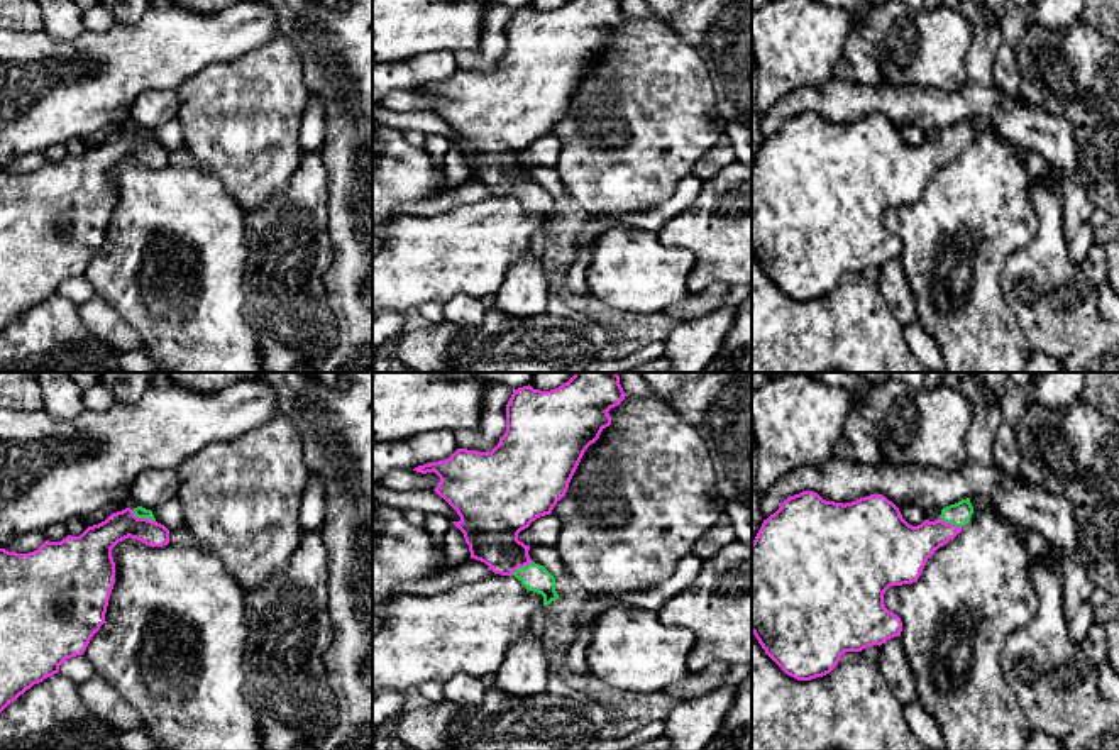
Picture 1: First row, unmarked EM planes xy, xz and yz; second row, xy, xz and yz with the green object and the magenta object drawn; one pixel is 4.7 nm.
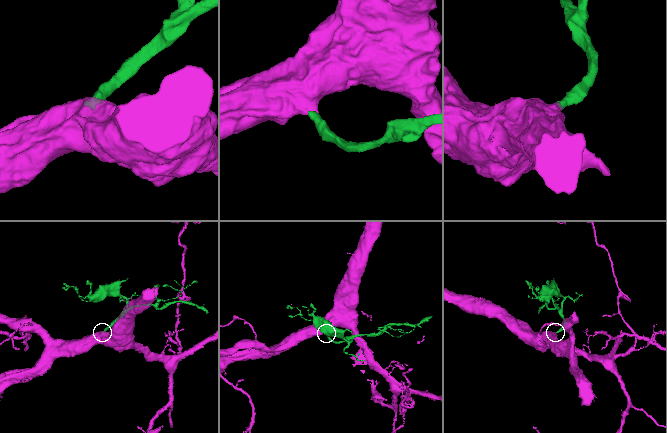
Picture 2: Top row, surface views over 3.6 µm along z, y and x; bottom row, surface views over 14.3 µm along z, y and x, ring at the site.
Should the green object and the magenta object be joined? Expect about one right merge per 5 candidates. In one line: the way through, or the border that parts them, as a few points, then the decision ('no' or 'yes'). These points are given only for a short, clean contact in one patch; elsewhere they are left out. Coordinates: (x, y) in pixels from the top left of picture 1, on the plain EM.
across xy (139, 132), (143, 137), (97, 163) | yes

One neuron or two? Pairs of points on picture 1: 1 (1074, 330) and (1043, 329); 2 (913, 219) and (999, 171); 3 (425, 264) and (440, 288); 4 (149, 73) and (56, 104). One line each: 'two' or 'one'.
1: one
2: one
3: one
4: one

